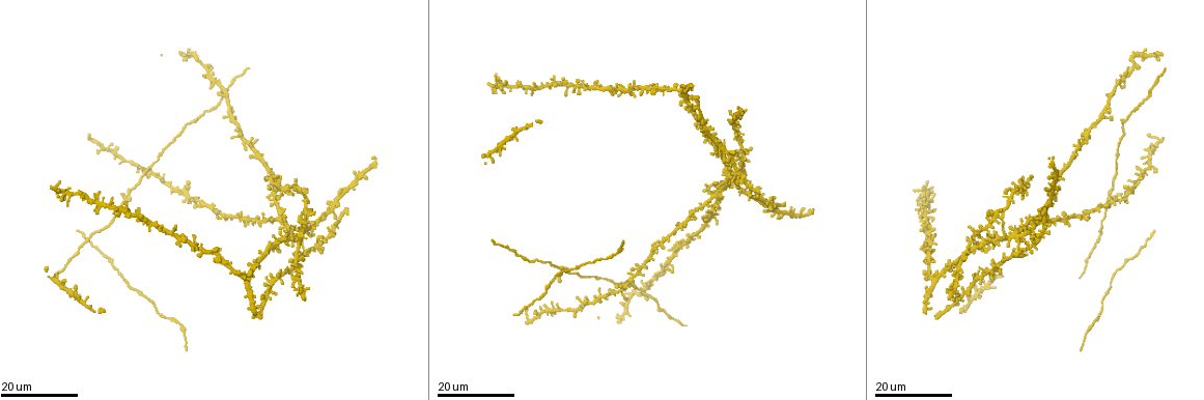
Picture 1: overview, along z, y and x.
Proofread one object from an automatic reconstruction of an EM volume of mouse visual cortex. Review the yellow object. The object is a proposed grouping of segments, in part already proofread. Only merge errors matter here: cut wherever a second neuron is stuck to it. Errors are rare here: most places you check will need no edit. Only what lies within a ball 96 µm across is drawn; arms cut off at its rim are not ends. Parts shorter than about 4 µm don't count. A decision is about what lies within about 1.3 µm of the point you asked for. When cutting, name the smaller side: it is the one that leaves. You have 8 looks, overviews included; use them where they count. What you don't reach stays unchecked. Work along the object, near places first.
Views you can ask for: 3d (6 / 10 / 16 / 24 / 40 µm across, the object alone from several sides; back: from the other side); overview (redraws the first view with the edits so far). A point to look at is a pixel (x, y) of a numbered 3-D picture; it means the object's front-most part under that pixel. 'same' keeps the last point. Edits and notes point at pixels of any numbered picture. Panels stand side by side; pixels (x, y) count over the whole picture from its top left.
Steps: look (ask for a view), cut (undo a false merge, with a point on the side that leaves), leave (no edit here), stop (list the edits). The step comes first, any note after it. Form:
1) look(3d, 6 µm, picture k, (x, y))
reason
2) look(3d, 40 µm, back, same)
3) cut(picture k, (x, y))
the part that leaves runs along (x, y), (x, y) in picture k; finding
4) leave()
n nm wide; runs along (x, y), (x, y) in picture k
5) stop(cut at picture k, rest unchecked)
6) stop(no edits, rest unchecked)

look(3d, 16 µm, picture 1, (1014, 236))
four arms meet

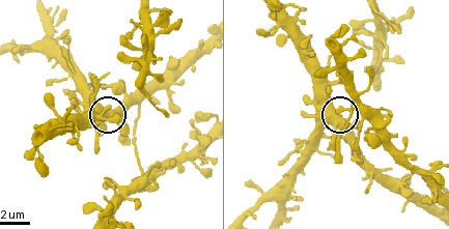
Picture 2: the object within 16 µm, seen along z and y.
look(3d, 10 µm, picture 2, (340, 116))
zoom in

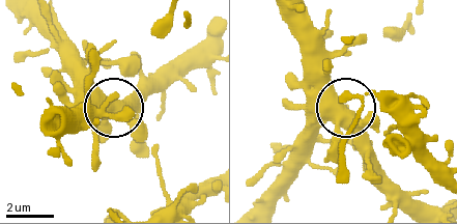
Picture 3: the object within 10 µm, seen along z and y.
leave()
runs along (19, 11), (153, 150) in picture 3; continuous, no second neuron

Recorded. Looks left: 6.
look(3d, 24 µm, picture 1, (735, 170))
four or more arms meet

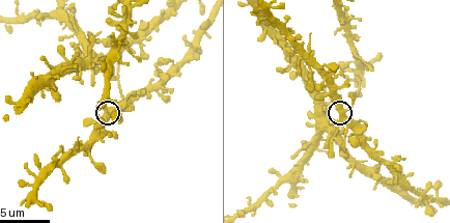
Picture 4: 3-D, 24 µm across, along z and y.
look(3d, 10 µm, picture 4, (342, 117))

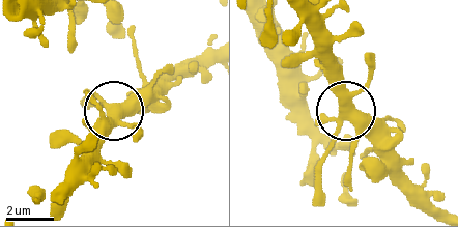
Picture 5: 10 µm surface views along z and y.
leave()
5 arms; all the same neuron

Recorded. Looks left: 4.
look(3d, 24 µm, picture 1, (150, 226))
looks like a crossing

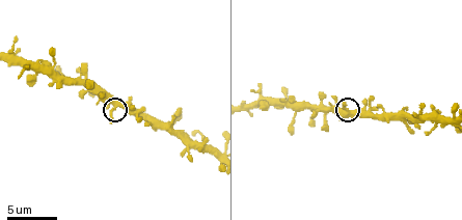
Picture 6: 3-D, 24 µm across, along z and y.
look(3d, 10 µm, picture 6, (115, 102))

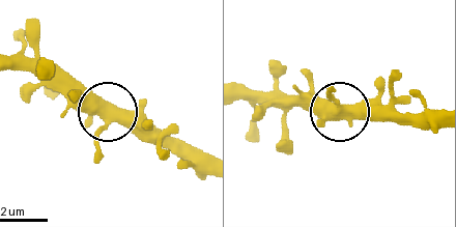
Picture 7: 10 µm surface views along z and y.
leave()
runs along (203, 172), (110, 117), (96, 142), (96, 159) in picture 7; one neuron here

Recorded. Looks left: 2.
look(3d, 16 µm, picture 1, (1128, 257))

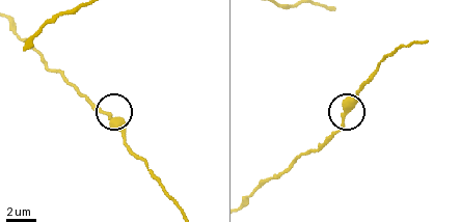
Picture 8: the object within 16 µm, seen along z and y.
look(3d, 10 µm, picture 8, (346, 108))

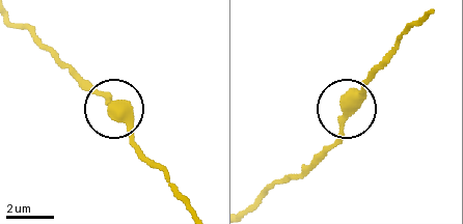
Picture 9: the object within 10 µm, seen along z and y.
leave()
side arm 15 µm; continuous, no second neuron

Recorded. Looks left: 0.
stop(no edits, rest unchecked)

